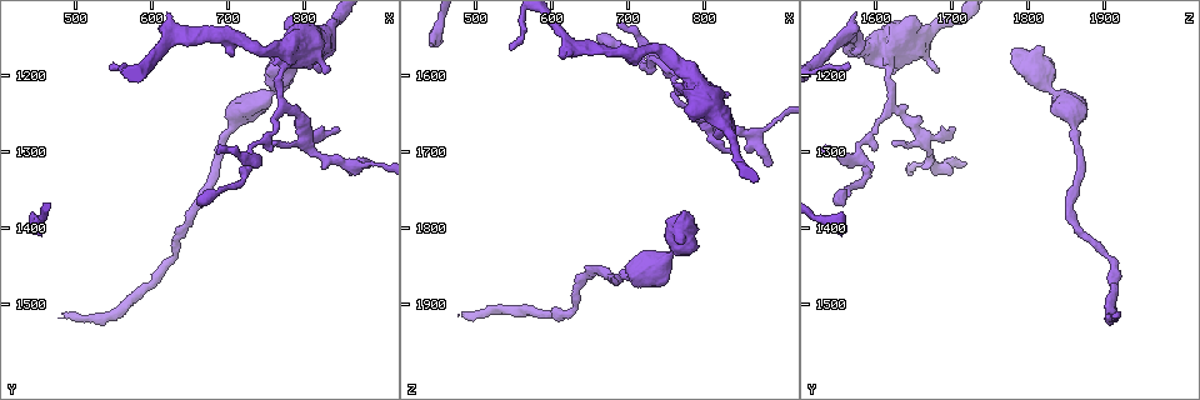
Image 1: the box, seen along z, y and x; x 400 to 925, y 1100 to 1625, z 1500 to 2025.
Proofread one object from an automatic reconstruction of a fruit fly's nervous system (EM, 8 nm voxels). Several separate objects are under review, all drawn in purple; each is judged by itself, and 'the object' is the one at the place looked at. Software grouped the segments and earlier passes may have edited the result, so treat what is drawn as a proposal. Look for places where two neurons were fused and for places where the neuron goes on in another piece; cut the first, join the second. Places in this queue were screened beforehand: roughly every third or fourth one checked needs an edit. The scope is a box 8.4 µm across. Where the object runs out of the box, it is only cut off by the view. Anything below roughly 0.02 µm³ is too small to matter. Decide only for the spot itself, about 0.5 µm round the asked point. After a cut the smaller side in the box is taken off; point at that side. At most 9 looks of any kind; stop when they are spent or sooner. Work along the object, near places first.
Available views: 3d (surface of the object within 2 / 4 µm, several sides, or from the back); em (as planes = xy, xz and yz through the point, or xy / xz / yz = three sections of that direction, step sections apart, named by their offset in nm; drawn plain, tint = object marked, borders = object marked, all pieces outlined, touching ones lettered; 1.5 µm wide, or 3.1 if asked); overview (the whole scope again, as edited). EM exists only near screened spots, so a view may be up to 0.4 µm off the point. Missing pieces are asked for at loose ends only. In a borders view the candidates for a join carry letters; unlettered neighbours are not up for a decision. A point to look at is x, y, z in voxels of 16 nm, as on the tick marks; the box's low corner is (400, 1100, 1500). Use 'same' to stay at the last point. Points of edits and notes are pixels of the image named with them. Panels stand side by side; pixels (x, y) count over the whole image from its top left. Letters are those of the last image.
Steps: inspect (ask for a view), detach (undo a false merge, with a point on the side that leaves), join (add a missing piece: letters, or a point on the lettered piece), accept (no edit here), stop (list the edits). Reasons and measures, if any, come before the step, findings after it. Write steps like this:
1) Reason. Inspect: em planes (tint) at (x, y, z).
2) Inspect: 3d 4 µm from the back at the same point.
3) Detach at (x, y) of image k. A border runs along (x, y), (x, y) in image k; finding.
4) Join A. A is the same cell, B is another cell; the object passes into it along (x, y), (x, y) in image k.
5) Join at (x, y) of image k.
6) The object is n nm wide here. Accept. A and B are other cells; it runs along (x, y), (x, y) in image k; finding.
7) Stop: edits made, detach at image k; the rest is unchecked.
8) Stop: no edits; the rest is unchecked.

Sudden change in width. Inspect: em yz step 8 (tint) at (705, 1265, 1860).

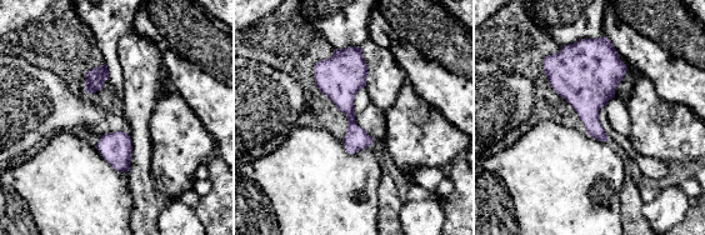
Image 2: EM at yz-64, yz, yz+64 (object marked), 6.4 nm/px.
Another direction. Inspect: em planes (tint) at the same point.

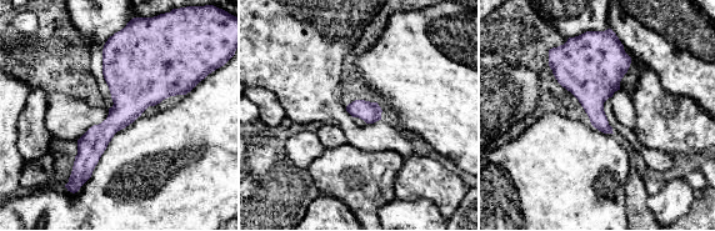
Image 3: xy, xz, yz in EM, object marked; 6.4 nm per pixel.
Inspect: em planes (borders) at the same point.

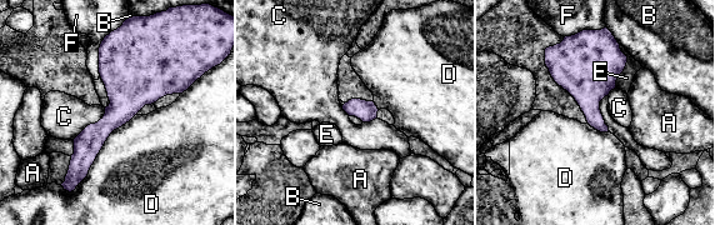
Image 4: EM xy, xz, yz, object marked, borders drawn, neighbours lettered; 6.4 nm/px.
Accept. A, B, C, D, E and F are other cells; a border runs along (105, 108), (105, 113), (73, 140) in image 4; continuous, no second neuron.

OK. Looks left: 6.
Stops while still wide. Inspect: em planes (borders) at (830, 1195, 1625).

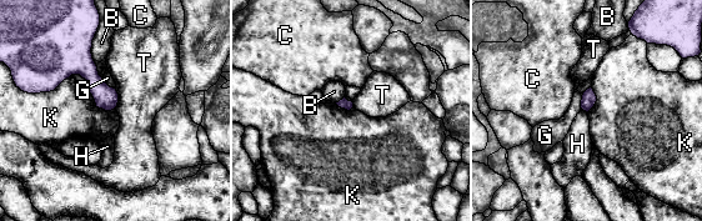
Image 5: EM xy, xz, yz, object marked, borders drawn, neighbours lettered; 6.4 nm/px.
Accept. B, C, G, H, K and T are other cells; a border runs along (69, 76), (53, 90), (26, 93) in image 5; no lettered piece goes on from it.

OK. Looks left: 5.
Thick turns thin. Inspect: 3d 4 µm at (720, 1160, 1560).

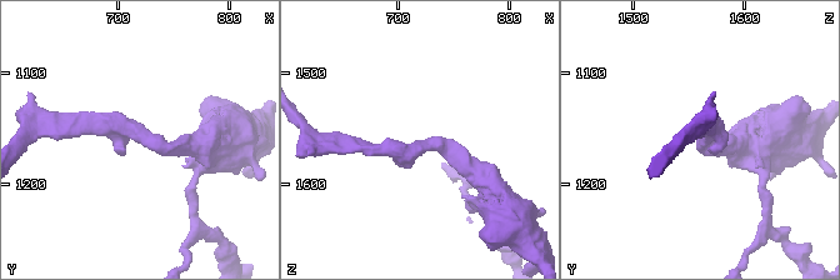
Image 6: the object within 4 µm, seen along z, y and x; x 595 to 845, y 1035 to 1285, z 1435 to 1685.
The arms are 200, 320 nm wide; shape alone is not enough. Inspect: em xz step 4 (borders) at (724, 1158, 1566).

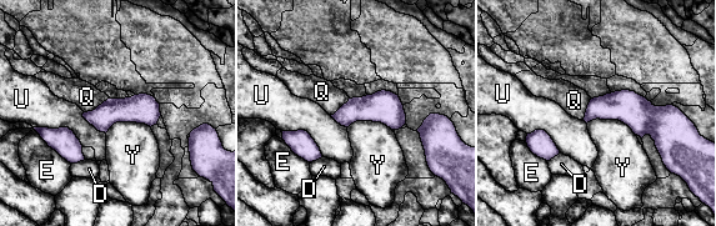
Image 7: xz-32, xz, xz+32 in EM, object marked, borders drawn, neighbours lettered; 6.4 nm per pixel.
The longest contact is with U, 340 nm. Accept. D, E, Q, U and Y are other cells; one neuron here.

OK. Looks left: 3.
An open end. Inspect: 3d 4 µm at (855, 1325, 1700).

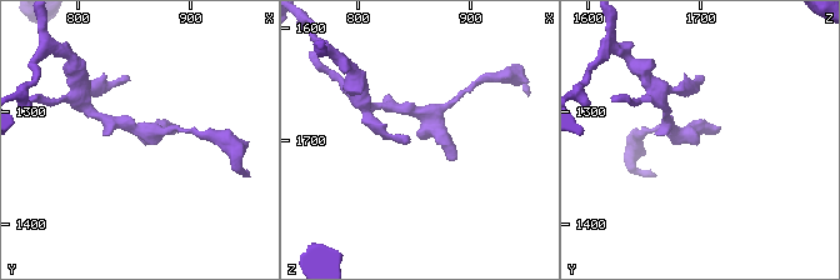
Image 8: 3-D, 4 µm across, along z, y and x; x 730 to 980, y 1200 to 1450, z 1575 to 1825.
Inspect: em xy step 8 (tint) at (856, 1326, 1698).

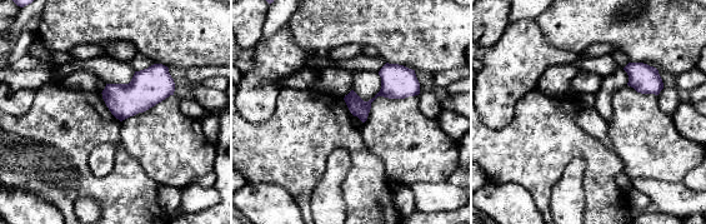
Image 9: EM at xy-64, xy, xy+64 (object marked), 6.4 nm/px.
Inspect: em planes (borders) at the same point.

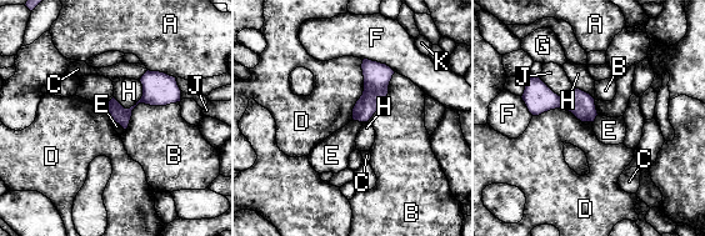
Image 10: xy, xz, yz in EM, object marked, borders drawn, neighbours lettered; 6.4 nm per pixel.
The object is 120 nm wide here. Accept. A, B, C, D, E, F, G, H, J and K are other cells; a border runs along (363, 60), (363, 94), (351, 119) in image 10; no lettered piece goes on from it.

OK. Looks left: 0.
Stop: no edits; the rest is unchecked.

